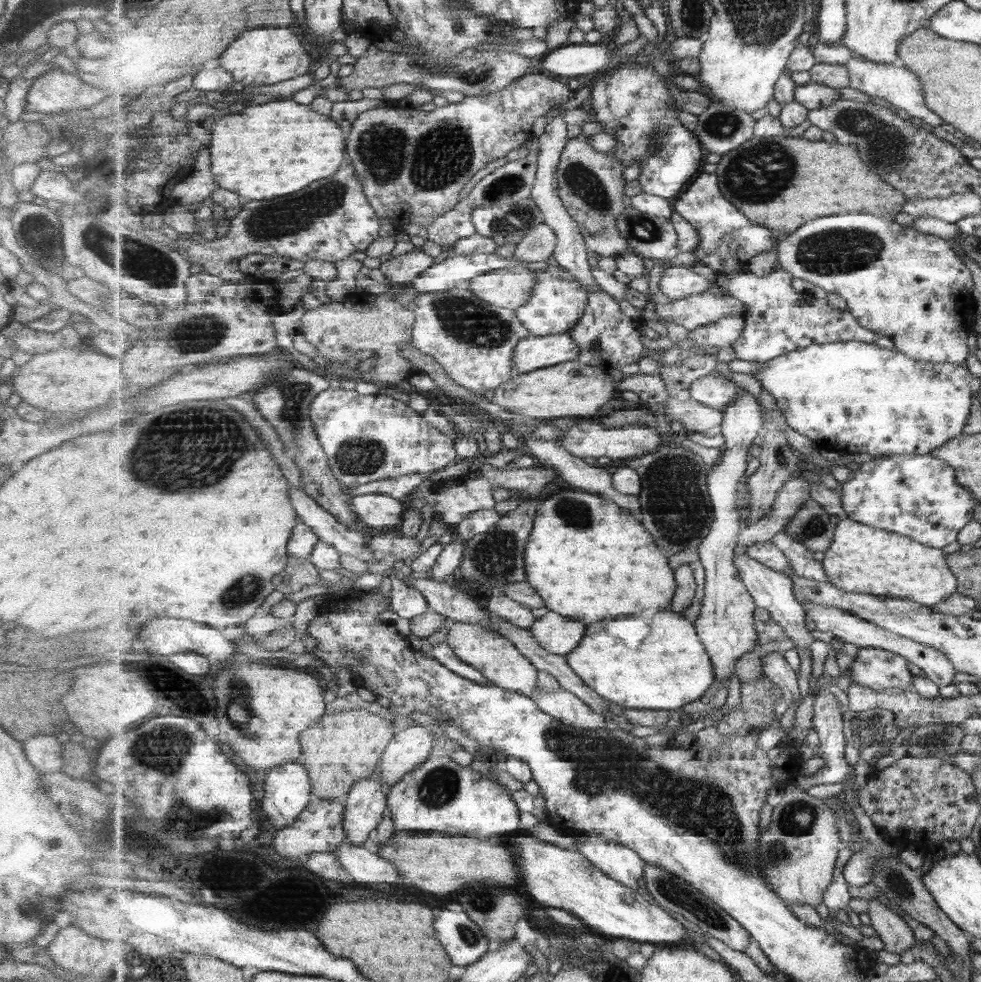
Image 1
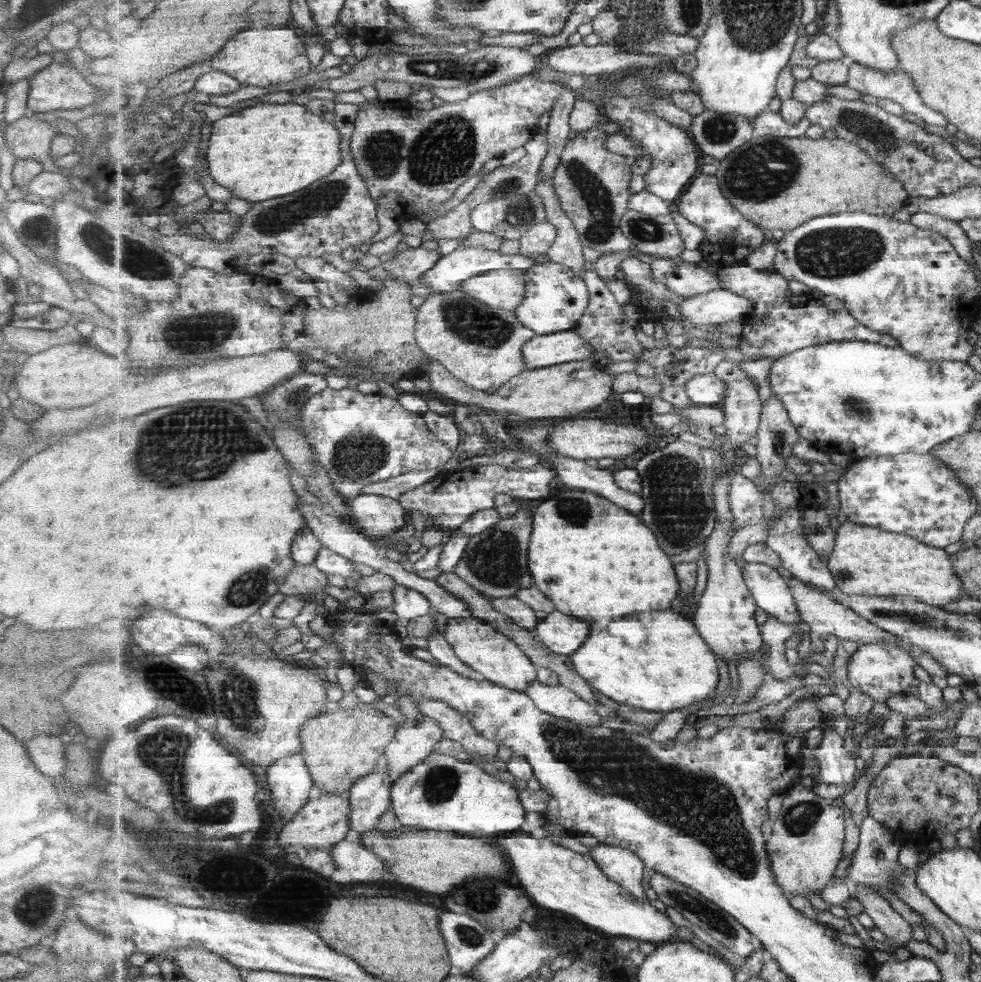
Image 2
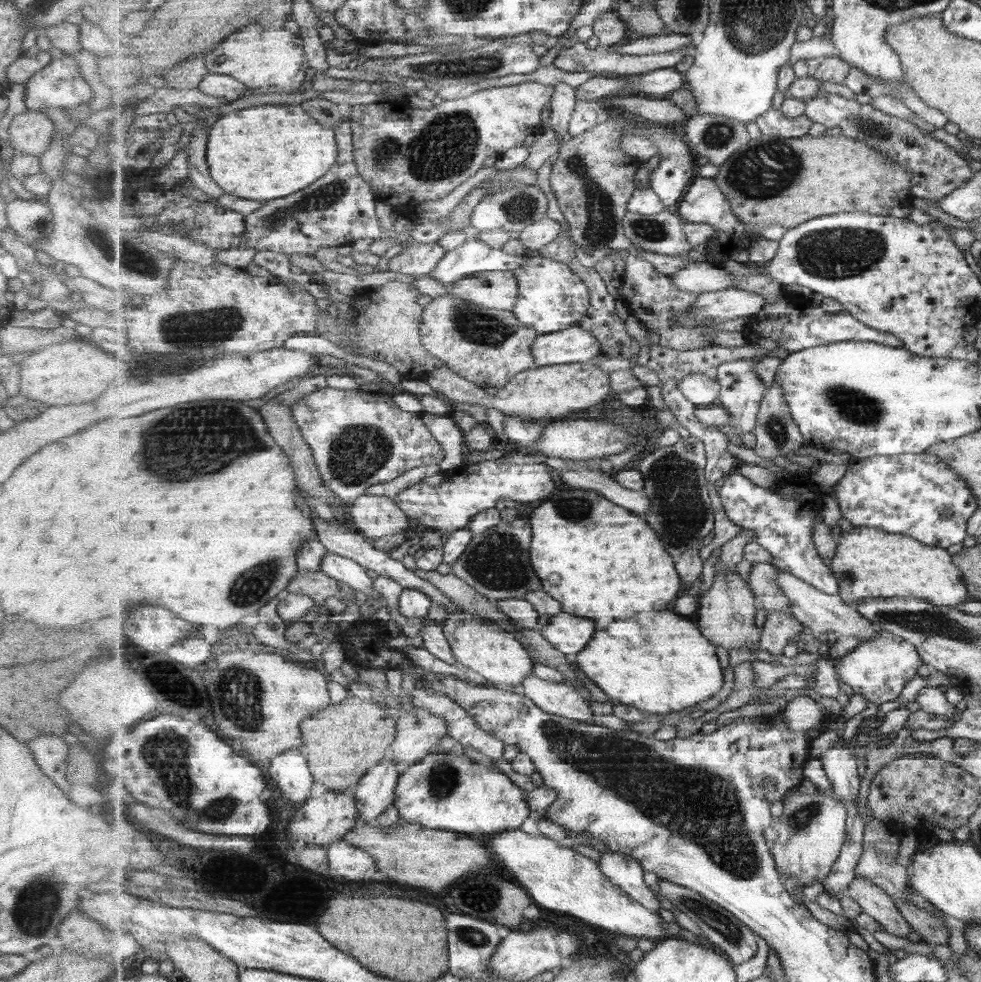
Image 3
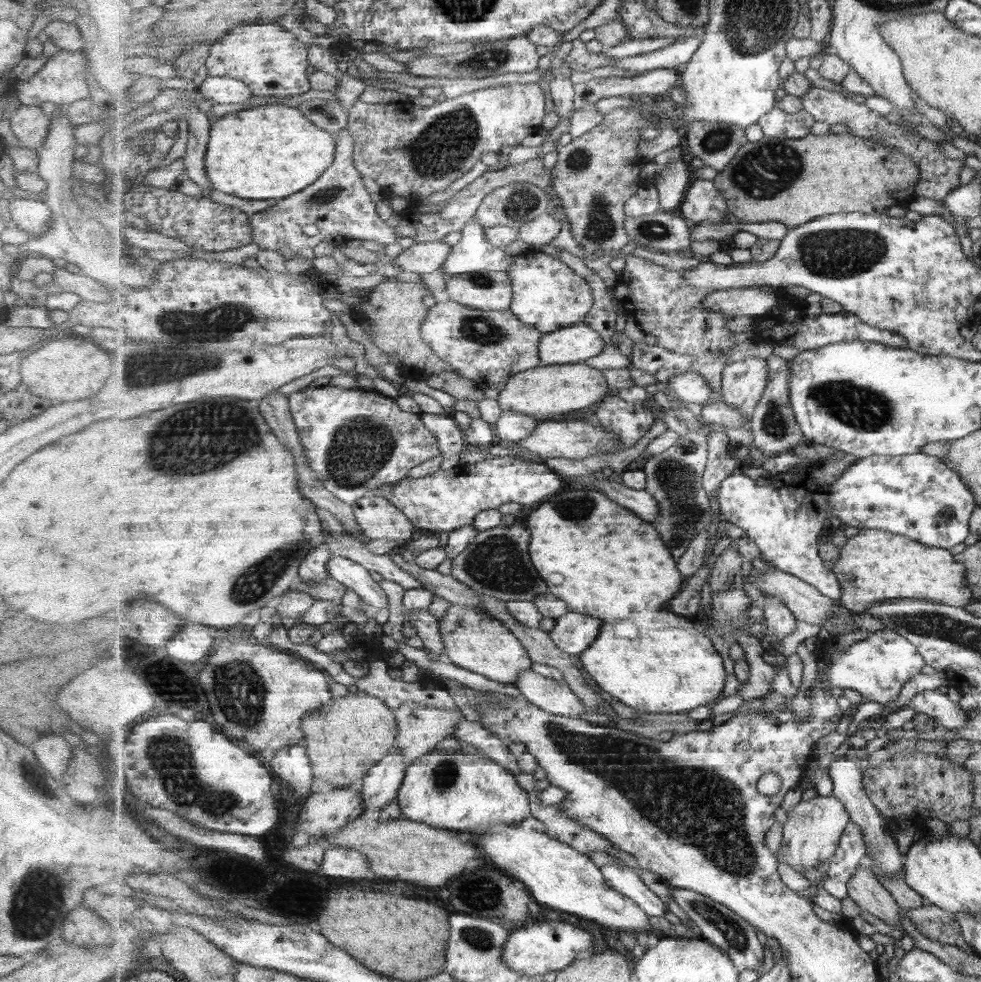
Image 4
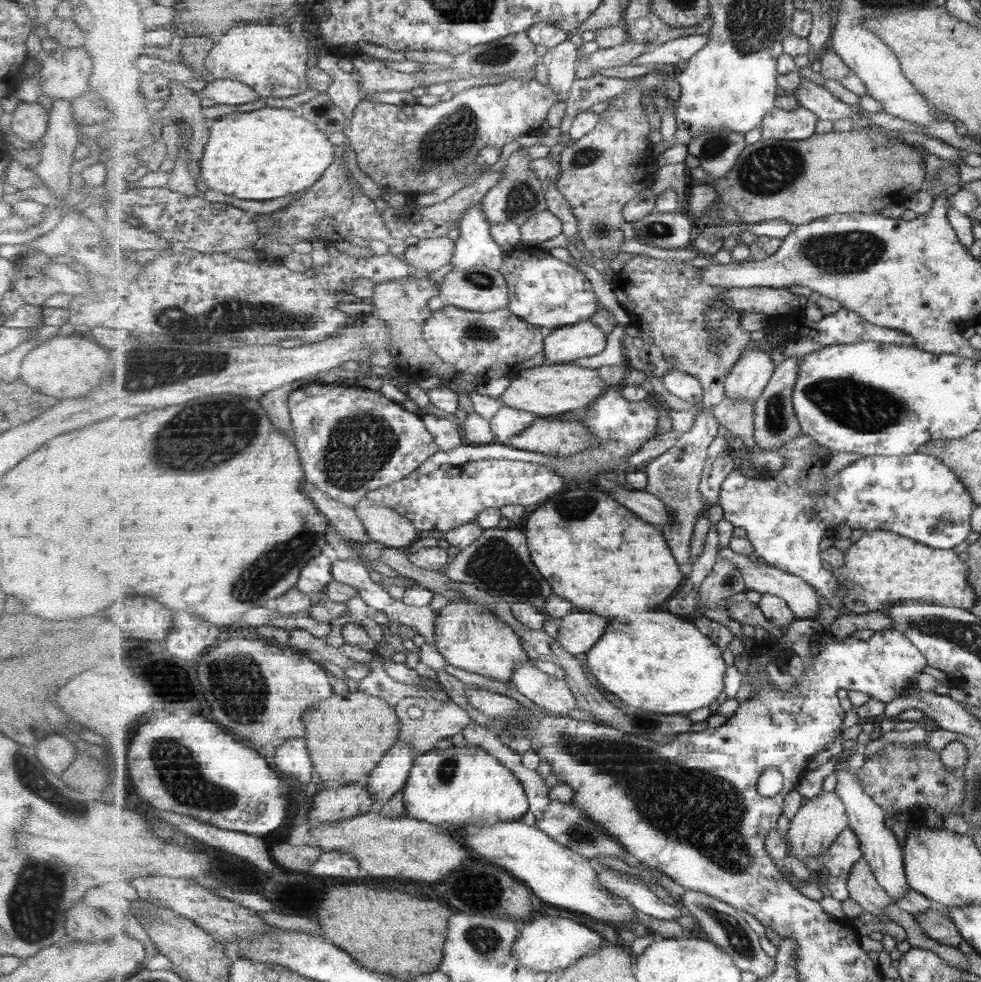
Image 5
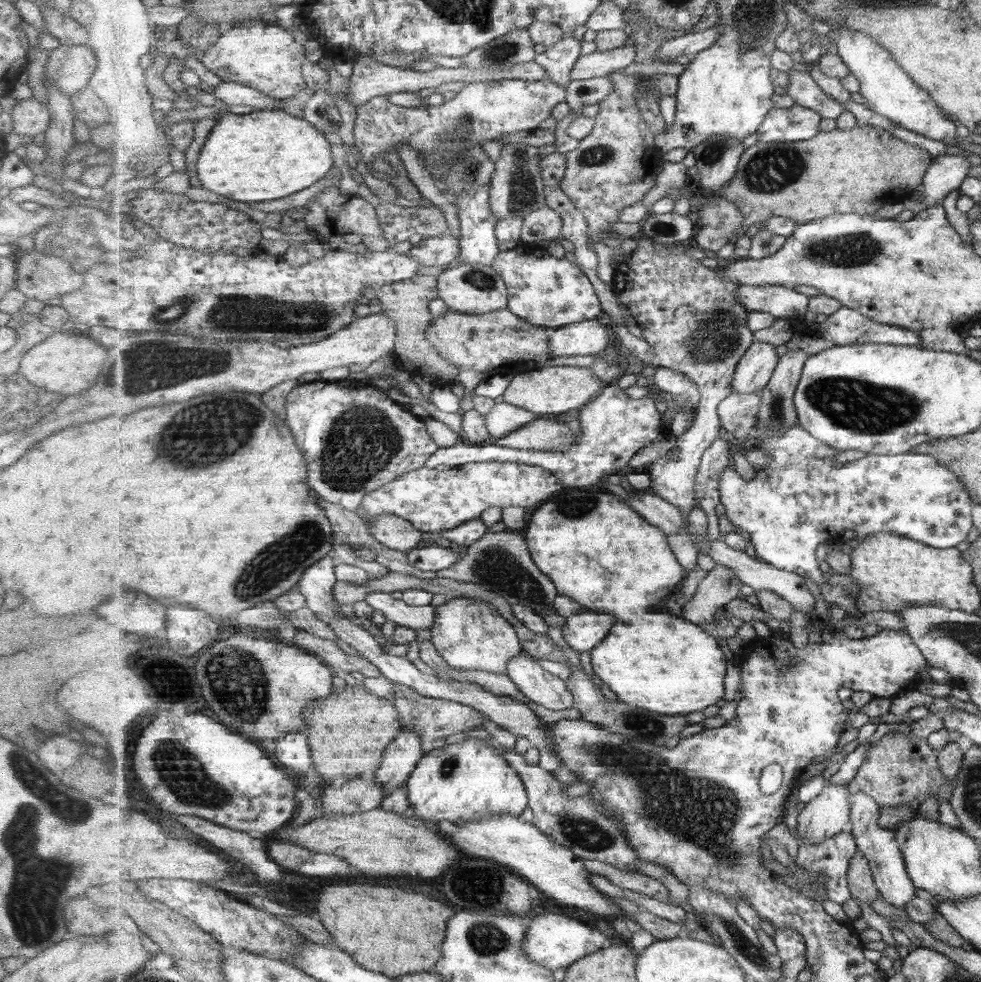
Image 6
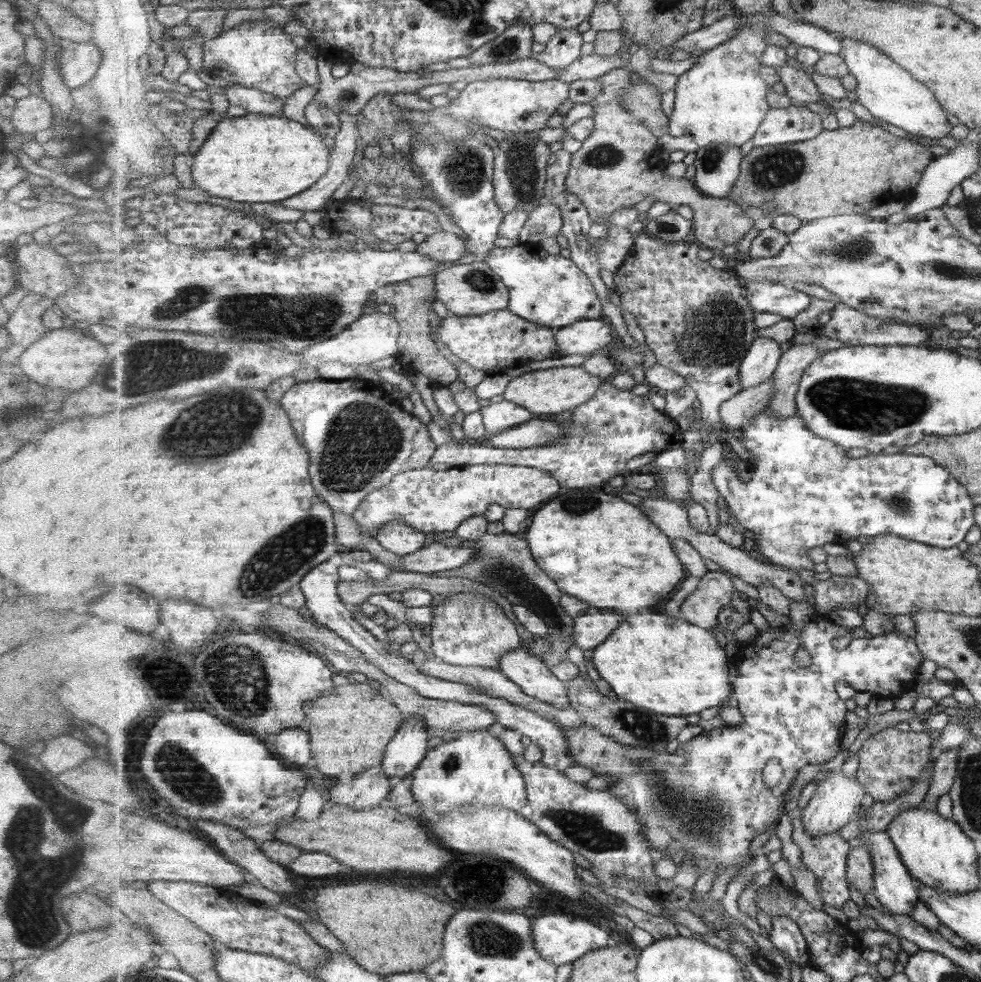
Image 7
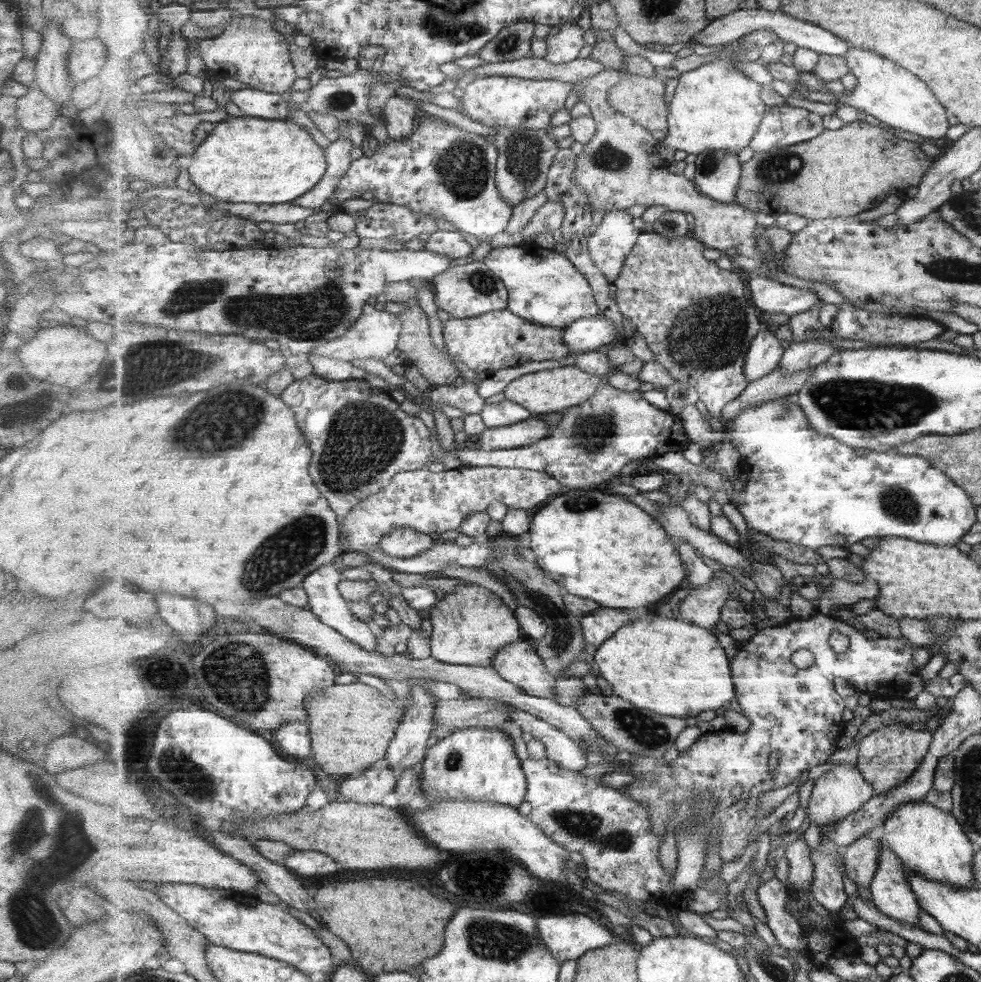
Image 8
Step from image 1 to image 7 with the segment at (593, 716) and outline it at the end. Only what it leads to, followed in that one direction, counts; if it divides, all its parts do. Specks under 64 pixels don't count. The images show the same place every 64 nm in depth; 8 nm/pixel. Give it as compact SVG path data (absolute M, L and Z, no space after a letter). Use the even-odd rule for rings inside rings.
M527 645L503 657L501 672L517 683L523 692L551 703L557 709L571 704L566 682L561 681L542 657L532 653Z

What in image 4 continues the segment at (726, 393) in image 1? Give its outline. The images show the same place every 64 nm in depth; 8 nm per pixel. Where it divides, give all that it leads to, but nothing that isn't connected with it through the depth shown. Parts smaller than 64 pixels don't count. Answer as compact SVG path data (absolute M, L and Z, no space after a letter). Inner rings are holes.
M690 370L671 377L670 388L678 394L678 398L682 399L685 403L695 403L701 406L716 403L712 389L707 384L707 380Z

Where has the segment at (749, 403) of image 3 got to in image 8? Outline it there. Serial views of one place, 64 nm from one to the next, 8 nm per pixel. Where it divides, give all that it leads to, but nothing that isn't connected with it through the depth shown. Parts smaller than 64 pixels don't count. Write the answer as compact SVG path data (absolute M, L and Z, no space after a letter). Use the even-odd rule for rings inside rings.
M768 326L759 331L759 334L751 343L750 351L746 356L746 372L749 384L755 380L762 379L763 376L770 375L771 372L780 367L786 349L781 344L781 339L777 338L773 326Z

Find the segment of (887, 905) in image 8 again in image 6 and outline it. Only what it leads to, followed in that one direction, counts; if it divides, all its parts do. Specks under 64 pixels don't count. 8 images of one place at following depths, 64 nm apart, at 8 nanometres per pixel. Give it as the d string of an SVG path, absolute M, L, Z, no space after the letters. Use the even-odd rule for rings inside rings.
M851 789L851 832L855 836L859 851L869 859L871 869L882 898L896 908L905 909L911 900L919 896L915 882L909 877L906 868L906 859L895 831L883 828L882 807L872 796L862 789Z

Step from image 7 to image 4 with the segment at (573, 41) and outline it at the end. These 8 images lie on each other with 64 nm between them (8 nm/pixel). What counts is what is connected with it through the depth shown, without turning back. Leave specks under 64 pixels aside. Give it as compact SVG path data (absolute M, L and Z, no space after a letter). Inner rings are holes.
M573 42L562 44L550 65L553 78L548 82L550 94L555 106L555 114L559 120L567 119L569 115L573 116L573 107L575 107L575 85L571 80L573 67L568 64L568 57L573 51Z

